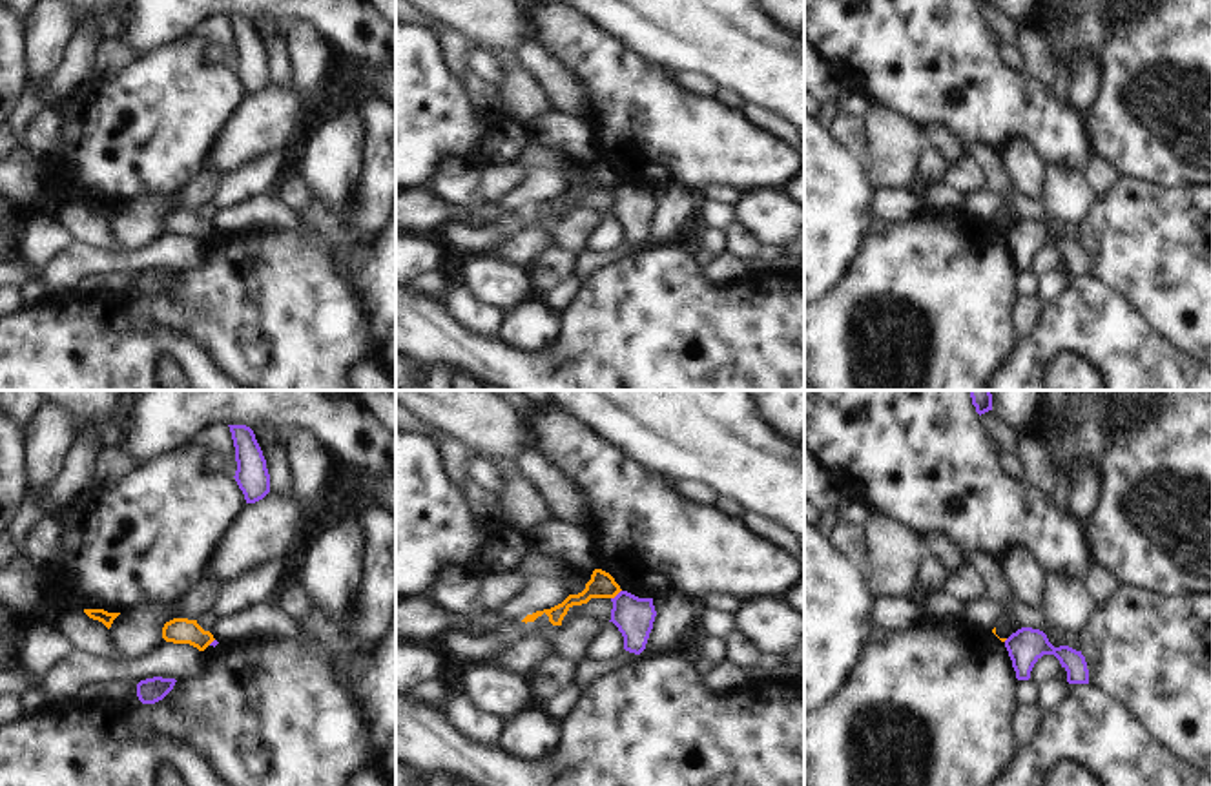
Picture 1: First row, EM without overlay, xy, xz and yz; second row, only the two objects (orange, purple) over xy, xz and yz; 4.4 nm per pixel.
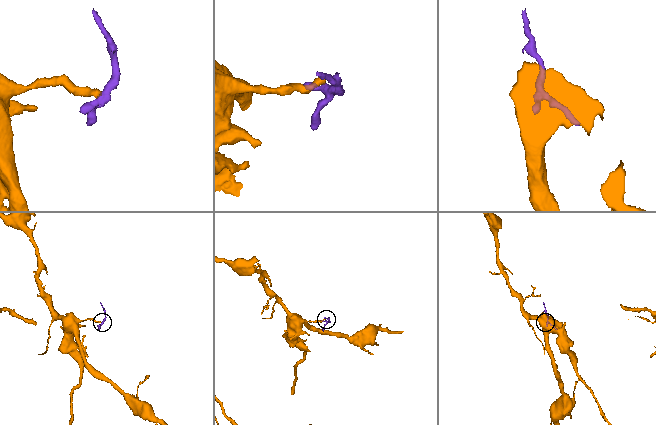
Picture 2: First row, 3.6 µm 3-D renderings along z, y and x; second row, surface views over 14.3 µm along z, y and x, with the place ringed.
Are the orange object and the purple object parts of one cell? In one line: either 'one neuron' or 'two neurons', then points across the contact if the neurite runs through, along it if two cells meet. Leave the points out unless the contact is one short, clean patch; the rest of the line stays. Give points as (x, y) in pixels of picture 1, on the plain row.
two neurons | along xz (621, 181), (611, 190)

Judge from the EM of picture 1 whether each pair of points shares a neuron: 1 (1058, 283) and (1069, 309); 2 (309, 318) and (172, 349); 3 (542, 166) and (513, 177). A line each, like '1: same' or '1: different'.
1: different
2: different
3: different

